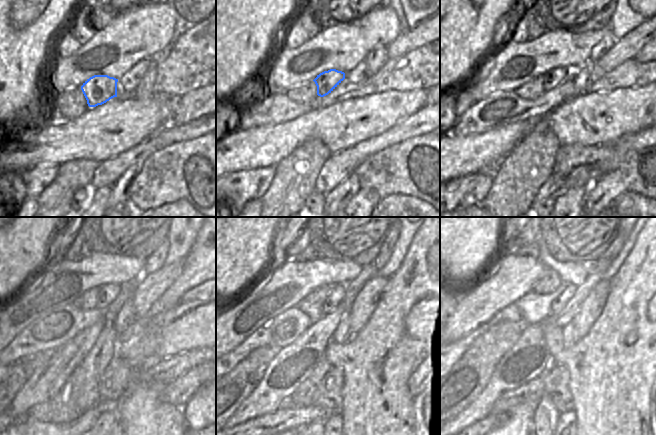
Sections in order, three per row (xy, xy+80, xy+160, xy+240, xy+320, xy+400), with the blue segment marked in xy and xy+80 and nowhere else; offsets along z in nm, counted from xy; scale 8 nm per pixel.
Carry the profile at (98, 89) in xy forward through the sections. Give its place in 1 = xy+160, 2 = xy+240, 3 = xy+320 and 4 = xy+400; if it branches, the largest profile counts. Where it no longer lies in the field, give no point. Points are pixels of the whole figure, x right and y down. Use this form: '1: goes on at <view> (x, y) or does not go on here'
1: goes on at xy+160 (554, 77)
2: goes on at xy+240 (107, 293)
3: goes on at xy+320 (337, 292)
4: goes on at xy+400 (557, 306)

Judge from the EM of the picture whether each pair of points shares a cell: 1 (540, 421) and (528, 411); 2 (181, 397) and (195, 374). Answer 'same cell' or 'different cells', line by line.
1: different cells
2: same cell

